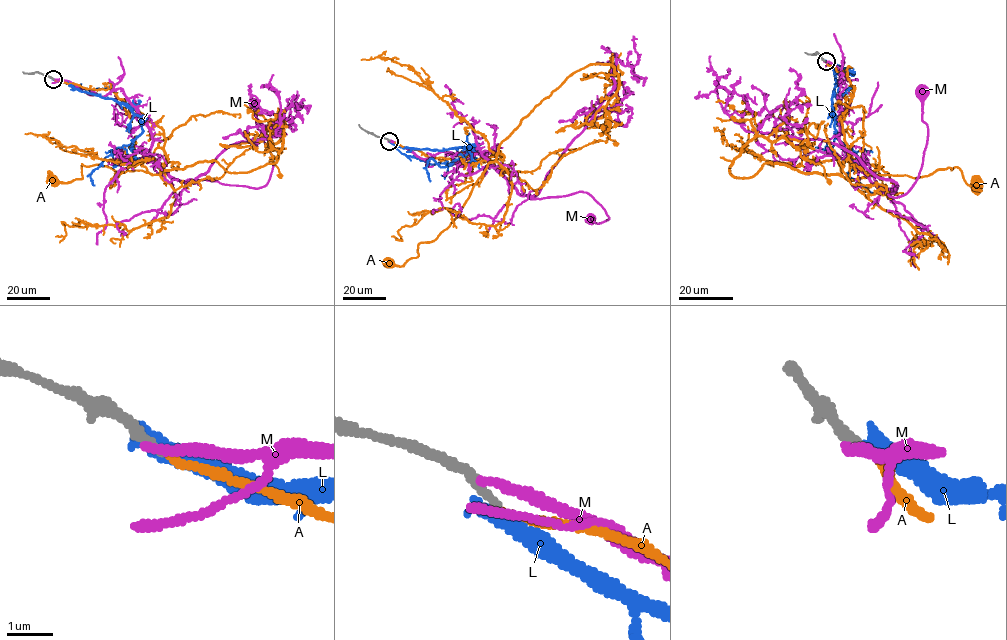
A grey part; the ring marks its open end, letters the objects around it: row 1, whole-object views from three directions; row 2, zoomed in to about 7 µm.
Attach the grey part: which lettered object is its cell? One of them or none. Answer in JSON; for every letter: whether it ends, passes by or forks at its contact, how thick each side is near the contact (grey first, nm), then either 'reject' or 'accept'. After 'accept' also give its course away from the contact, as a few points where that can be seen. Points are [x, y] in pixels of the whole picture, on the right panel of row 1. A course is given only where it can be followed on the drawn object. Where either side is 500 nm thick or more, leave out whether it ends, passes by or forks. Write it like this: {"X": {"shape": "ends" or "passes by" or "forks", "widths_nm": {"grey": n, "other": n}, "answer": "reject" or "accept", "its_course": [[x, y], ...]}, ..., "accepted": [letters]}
{"A": {"shape": "ends", "widths_nm": {"grey": 200, "other": 150}, "answer": "accept", "its_course": [[825, 62], [853, 86], [842, 120], [848, 156], [842, 174], [854, 180], [921, 177], [956, 167], [978, 186]]}, "L": {"shape": "ends", "widths_nm": {"grey": 240, "other": 400}, "answer": "reject"}, "M": {"shape": "ends", "widths_nm": {"grey": 260, "other": 200}, "answer": "reject"}, "accepted": ["A"]}

